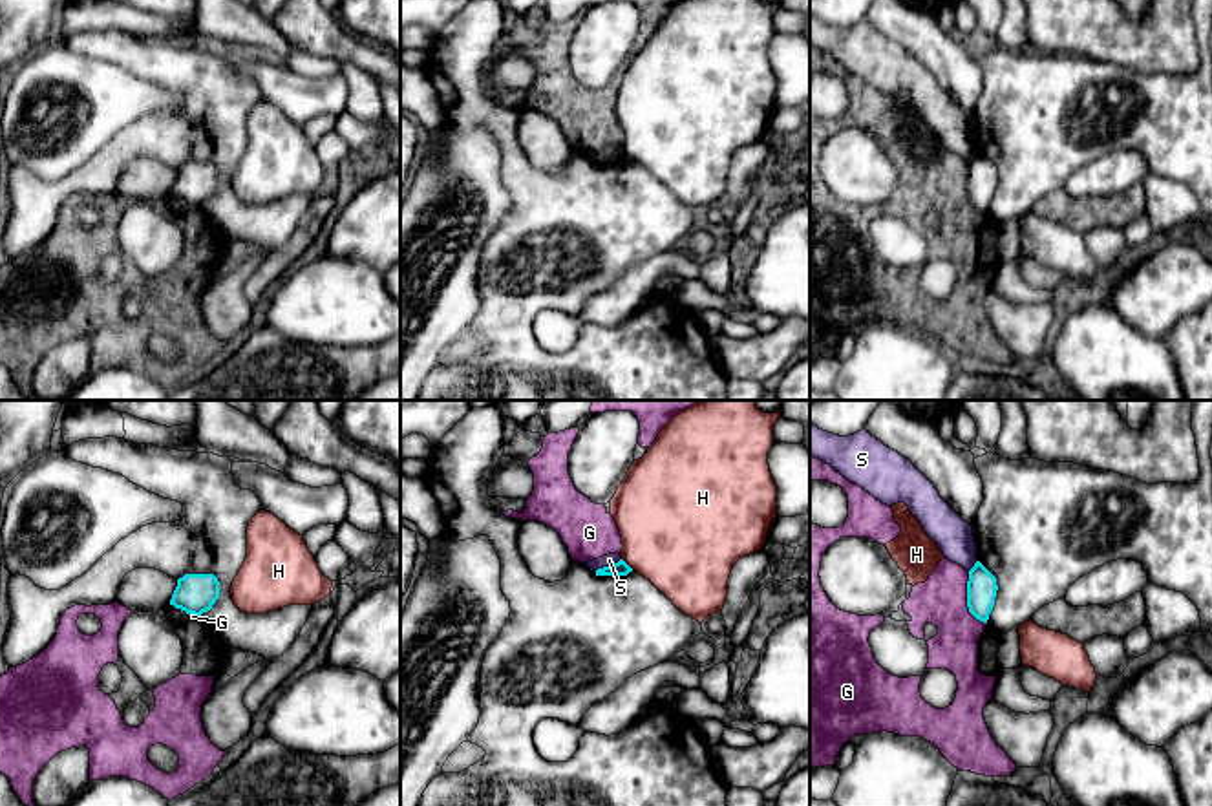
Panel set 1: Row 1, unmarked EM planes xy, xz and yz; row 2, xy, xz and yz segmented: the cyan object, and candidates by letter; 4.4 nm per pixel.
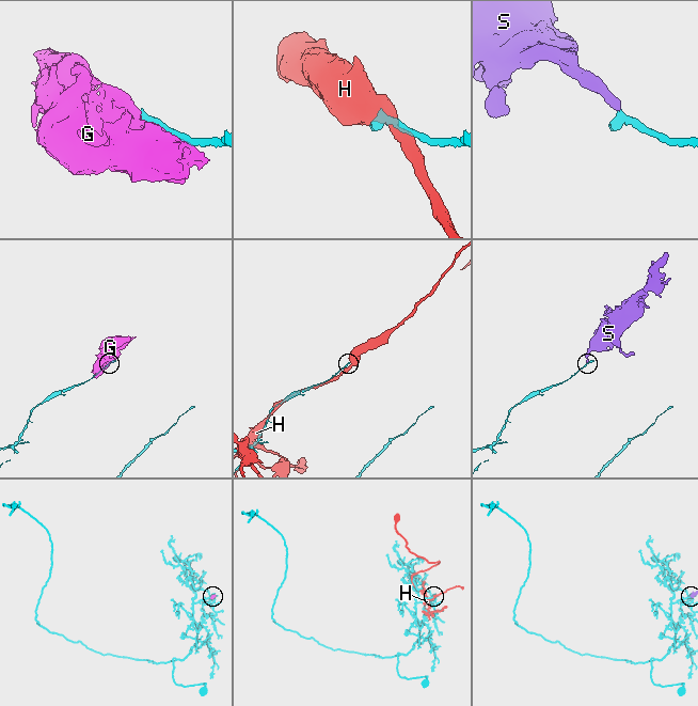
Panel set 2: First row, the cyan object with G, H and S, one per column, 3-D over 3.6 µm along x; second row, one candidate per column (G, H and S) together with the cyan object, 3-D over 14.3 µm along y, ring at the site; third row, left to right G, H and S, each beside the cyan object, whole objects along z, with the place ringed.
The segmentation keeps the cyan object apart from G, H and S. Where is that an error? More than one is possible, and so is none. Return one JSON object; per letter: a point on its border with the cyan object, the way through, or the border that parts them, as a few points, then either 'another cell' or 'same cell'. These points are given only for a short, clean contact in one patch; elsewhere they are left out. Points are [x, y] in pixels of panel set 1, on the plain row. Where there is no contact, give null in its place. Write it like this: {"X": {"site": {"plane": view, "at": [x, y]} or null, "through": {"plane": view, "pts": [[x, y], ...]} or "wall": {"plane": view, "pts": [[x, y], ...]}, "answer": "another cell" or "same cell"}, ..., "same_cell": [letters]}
{"G": {"site": {"plane": "yz", "at": [967, 190]}, "answer": "another cell"}, "H": {"site": {"plane": "xz", "at": [626, 154]}, "wall": {"plane": "xz", "pts": [[622, 148], [633, 159]]}, "answer": "another cell"}, "S": {"site": {"plane": "xz", "at": [607, 158]}, "wall": {"plane": "xz", "pts": [[620, 148], [595, 161]]}, "answer": "another cell"}, "same_cell": []}

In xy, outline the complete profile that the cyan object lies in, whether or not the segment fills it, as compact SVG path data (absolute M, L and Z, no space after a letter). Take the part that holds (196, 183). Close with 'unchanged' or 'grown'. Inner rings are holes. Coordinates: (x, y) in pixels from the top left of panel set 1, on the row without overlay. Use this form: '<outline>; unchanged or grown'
M185 164L177 170L170 196L186 205L201 207L219 188L219 172L214 164Z; unchanged

